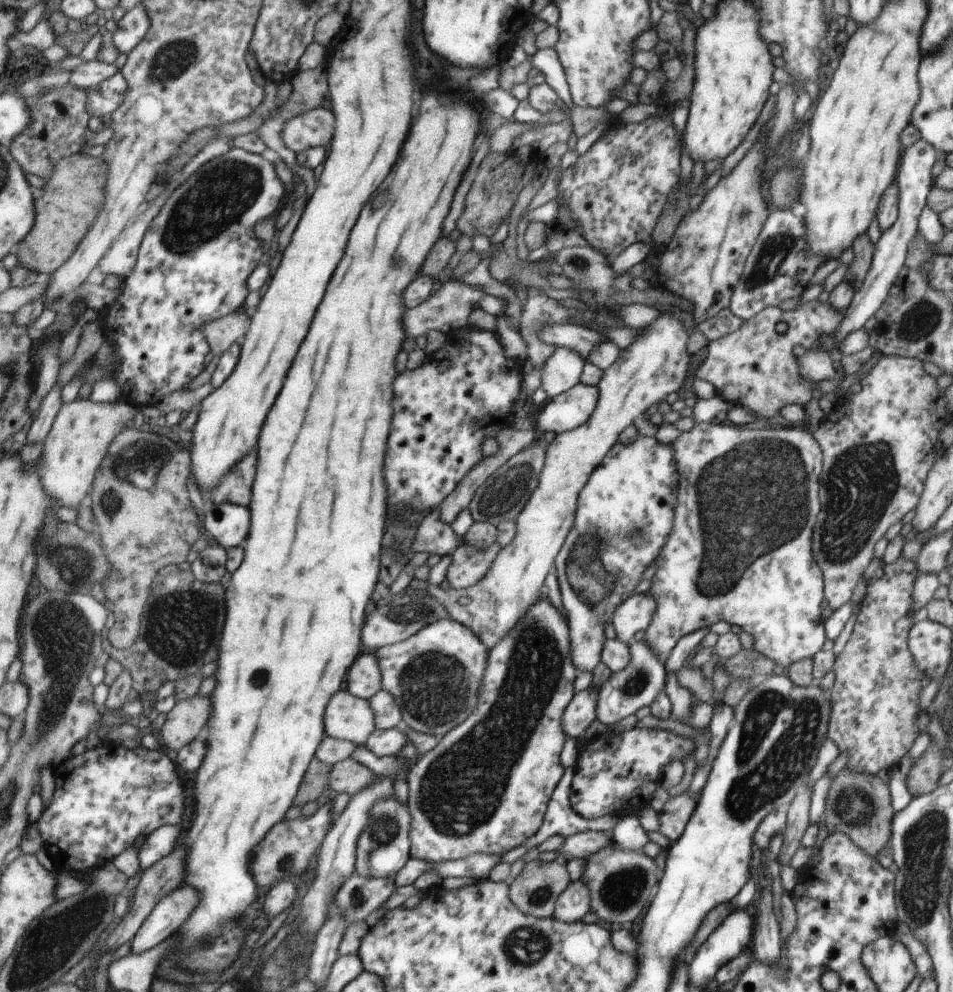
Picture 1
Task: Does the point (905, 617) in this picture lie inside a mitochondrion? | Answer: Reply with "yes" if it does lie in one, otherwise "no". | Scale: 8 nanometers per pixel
no

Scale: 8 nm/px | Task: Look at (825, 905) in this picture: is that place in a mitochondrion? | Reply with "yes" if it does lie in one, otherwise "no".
no

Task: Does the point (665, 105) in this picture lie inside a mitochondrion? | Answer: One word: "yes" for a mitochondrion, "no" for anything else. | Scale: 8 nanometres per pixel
no

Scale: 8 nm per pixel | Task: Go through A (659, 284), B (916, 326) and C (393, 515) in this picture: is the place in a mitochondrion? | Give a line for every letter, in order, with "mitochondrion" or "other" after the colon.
A: other
B: mitochondrion
C: other

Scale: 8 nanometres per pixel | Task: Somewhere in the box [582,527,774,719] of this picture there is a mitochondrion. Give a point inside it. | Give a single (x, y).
(638, 681)

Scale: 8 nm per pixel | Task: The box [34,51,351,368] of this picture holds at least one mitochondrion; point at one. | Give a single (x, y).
(217, 197)

